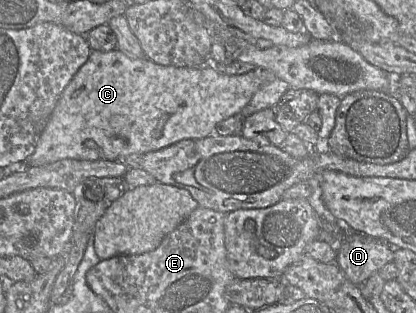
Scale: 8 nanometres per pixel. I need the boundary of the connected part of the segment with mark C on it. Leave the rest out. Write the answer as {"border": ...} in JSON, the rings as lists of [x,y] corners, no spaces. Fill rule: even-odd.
{"border":[[[115,49],[115,50],[109,51],[109,52],[101,52],[101,51],[91,50],[90,56],[89,56],[89,59],[87,60],[87,62],[77,71],[77,73],[74,75],[74,77],[72,78],[72,80],[70,81],[68,86],[62,92],[60,98],[58,99],[58,101],[56,103],[56,106],[52,112],[52,114],[50,115],[50,118],[47,121],[47,124],[46,124],[44,130],[42,131],[42,133],[38,139],[34,153],[25,162],[27,162],[28,167],[38,167],[38,166],[51,164],[51,163],[54,163],[54,162],[57,162],[57,161],[60,161],[63,159],[77,159],[77,160],[90,160],[90,161],[102,159],[102,160],[108,160],[108,161],[118,161],[119,158],[123,158],[123,157],[131,155],[131,154],[142,154],[142,153],[151,152],[151,151],[157,151],[159,149],[168,147],[168,146],[170,146],[174,143],[177,143],[181,140],[184,140],[184,139],[202,139],[202,138],[205,138],[205,137],[210,136],[211,134],[214,133],[214,129],[215,129],[215,126],[217,123],[219,123],[219,122],[221,122],[221,121],[223,121],[229,117],[232,117],[234,115],[241,115],[242,110],[249,103],[249,101],[251,100],[254,93],[260,87],[259,69],[264,69],[264,68],[256,68],[255,70],[247,72],[247,73],[242,74],[242,75],[225,75],[225,74],[222,74],[222,73],[219,73],[218,71],[216,71],[212,66],[209,65],[209,63],[204,64],[204,65],[199,66],[199,67],[163,66],[163,65],[159,65],[159,64],[153,62],[152,60],[150,60],[148,58],[129,57],[125,53],[120,51],[119,49]]]}

